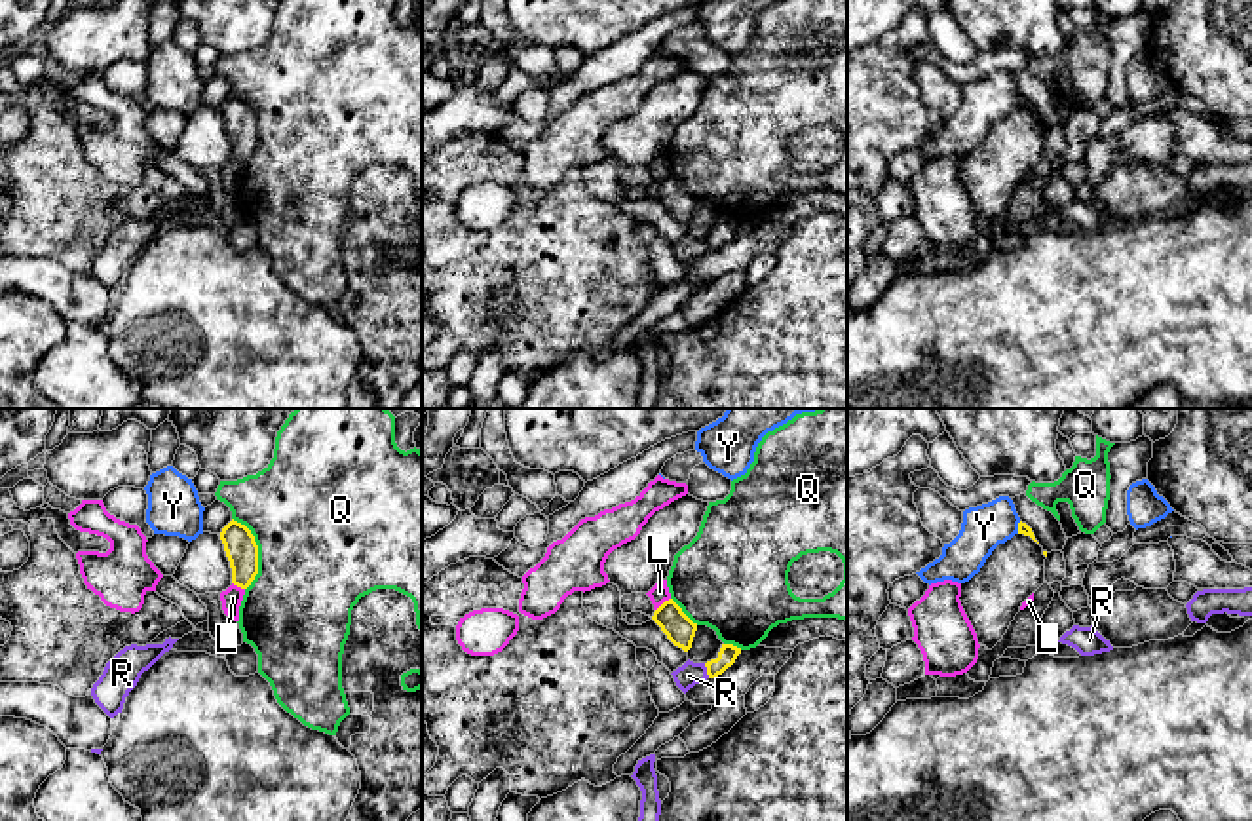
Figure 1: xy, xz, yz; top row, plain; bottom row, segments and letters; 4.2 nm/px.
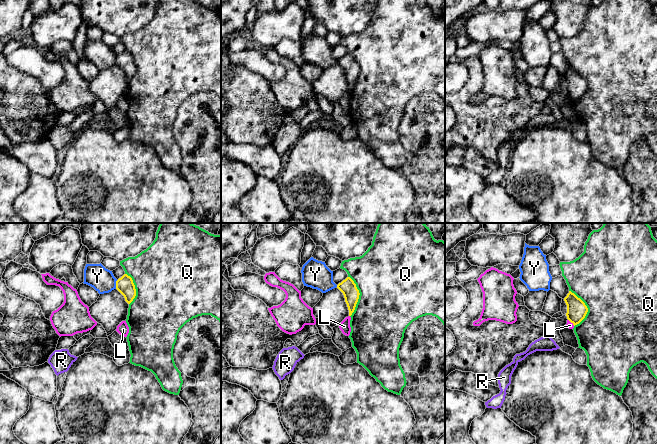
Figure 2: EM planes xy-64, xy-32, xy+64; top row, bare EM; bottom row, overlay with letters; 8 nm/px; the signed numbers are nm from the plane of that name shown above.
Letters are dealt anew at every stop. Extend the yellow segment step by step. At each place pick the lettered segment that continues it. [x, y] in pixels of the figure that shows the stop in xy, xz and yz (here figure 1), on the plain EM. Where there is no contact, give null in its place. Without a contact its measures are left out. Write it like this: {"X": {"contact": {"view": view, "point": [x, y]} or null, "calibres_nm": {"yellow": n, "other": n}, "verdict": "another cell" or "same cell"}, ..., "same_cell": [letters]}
{"L": {"contact": {"view": "xz", "point": [662, 179]}, "calibres_nm": {"yellow": 120, "other": 80}, "verdict": "another cell"}, "Q": {"contact": {"view": "xy", "point": [257, 126]}, "calibres_nm": {"yellow": 140, "other": 500}, "verdict": "another cell"}, "R": {"contact": {"view": "xz", "point": [707, 246]}, "calibres_nm": {"yellow": 80, "other": 100}, "verdict": "another cell"}, "Y": {"contact": {"view": "yz", "point": [1019, 101]}, "calibres_nm": {"yellow": 50, "other": 190}, "verdict": "another cell"}, "same_cell": []}

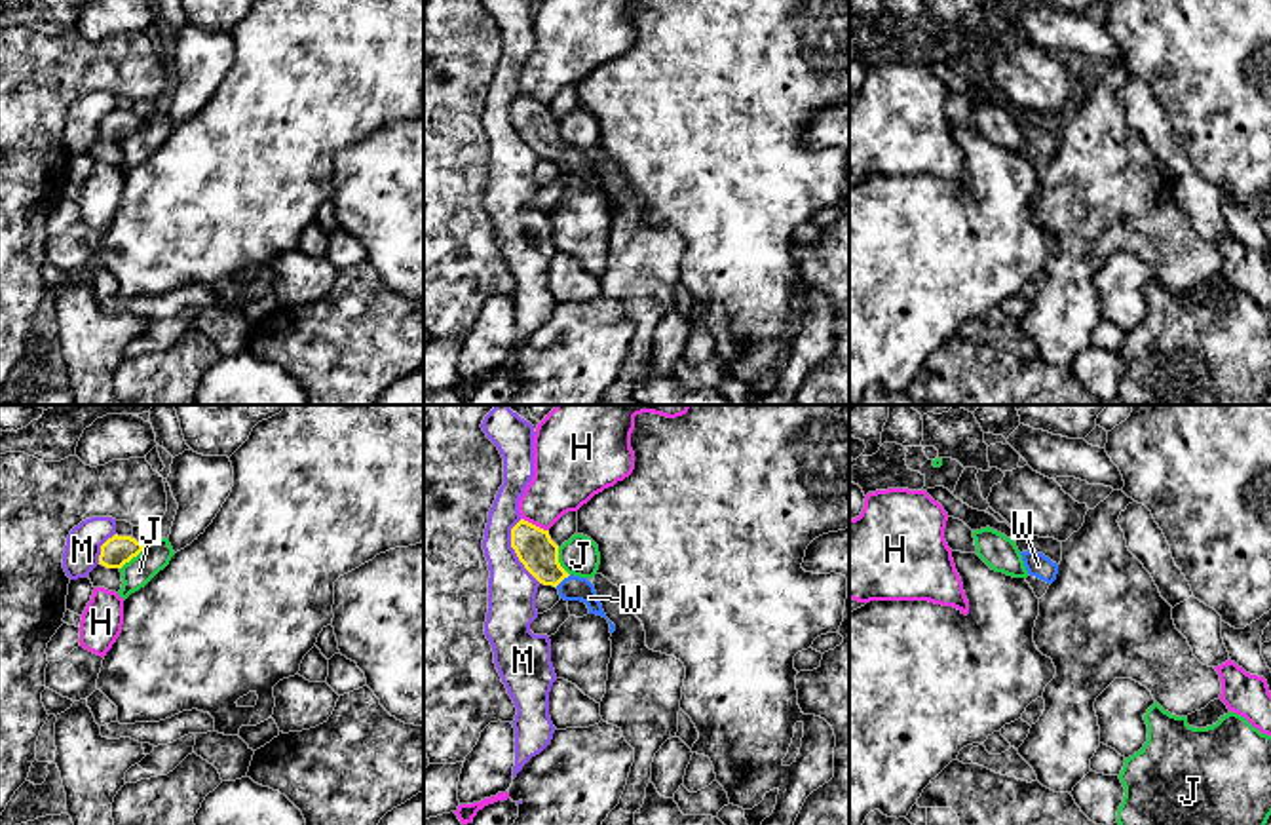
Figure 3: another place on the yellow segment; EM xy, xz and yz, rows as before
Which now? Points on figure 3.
{"H": {"contact": {"view": "xz", "point": [534, 99]}, "calibres_nm": {"yellow": 160, "other": 280}, "verdict": "another cell"}, "J": {"contact": {"view": "xy", "point": [133, 130]}, "calibres_nm": {"yellow": 130, "other": 120}, "verdict": "another cell"}, "M": {"contact": {"view": "xz", "point": [515, 126]}, "calibres_nm": {"yellow": 160, "other": 200}, "verdict": "another cell"}, "W": {"contact": {"view": "xz", "point": [563, 153]}, "calibres_nm": {"yellow": 160, "other": 110}, "verdict": "same cell"}, "same_cell": ["W"]}

